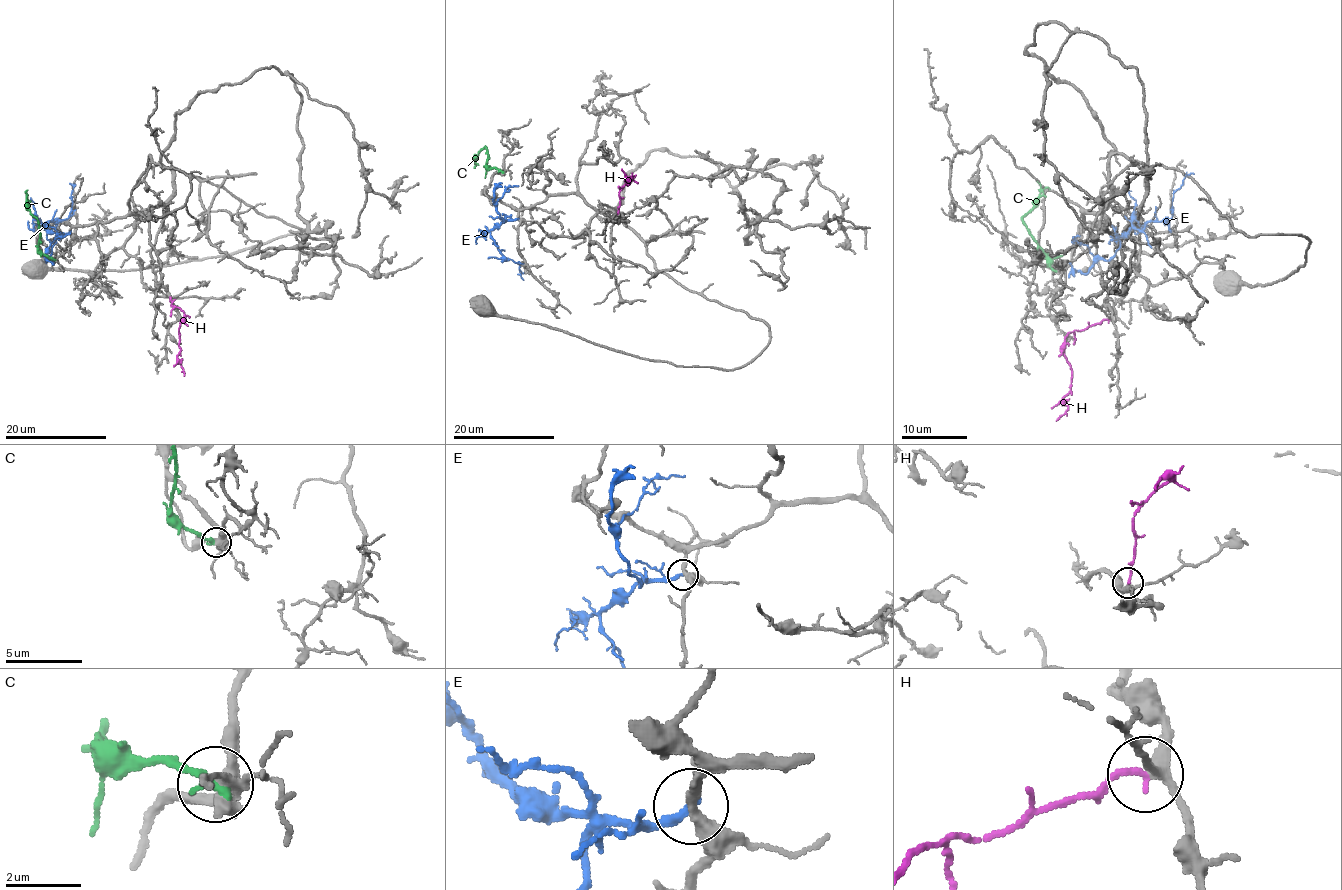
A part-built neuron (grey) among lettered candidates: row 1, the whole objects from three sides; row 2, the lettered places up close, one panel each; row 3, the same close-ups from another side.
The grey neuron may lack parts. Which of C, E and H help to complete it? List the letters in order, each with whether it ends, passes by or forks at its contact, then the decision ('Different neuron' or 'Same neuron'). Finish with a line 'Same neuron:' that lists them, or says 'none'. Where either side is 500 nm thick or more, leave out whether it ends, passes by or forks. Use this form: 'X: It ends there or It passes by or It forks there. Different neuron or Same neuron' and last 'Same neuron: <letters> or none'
C: It ends there. Different neuron
E: It ends there. Different neuron
H: It ends there. Same neuron
Same neuron: H

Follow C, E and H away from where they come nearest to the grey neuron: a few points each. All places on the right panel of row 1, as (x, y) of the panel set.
C: (1053, 270), (1022, 220), (1038, 195), (1040, 184), (1037, 181)
E: (1115, 234), (1118, 238), (1131, 228), (1143, 229), (1149, 221), (1169, 220), (1172, 197), (1187, 174), (1193, 174)
H: (1109, 319), (1069, 332), (1065, 339), (1065, 357), (1071, 366), (1071, 391), (1065, 397), (1068, 409), (1056, 420)

